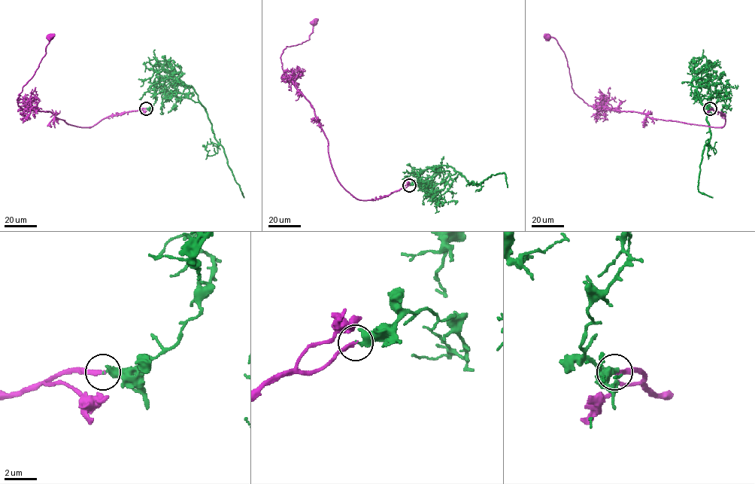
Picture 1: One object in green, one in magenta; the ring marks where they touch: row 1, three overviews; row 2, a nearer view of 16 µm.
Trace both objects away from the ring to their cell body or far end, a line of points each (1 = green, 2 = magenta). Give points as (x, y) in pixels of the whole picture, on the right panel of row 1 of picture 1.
1: (710, 108), (707, 82), (694, 79), (690, 83), (708, 108), (711, 132), (704, 149), (698, 189), (712, 198)
2: (710, 108), (725, 116), (723, 126), (665, 120), (589, 105), (574, 91), (565, 53), (554, 38), (547, 37)

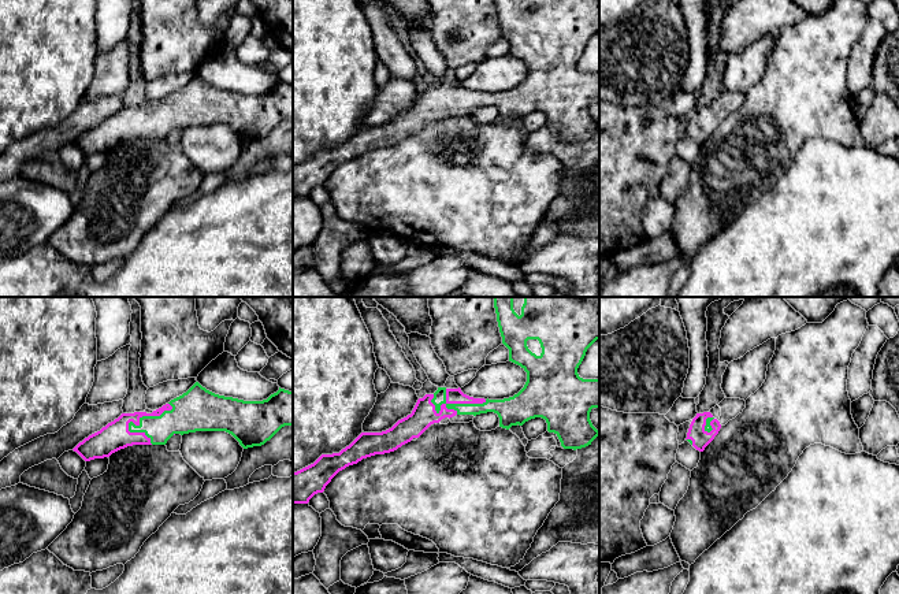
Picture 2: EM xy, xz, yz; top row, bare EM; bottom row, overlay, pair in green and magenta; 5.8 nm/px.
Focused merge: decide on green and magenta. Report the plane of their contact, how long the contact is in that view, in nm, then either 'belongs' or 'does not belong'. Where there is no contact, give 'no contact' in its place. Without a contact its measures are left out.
xz | 340 nm | does not belong

